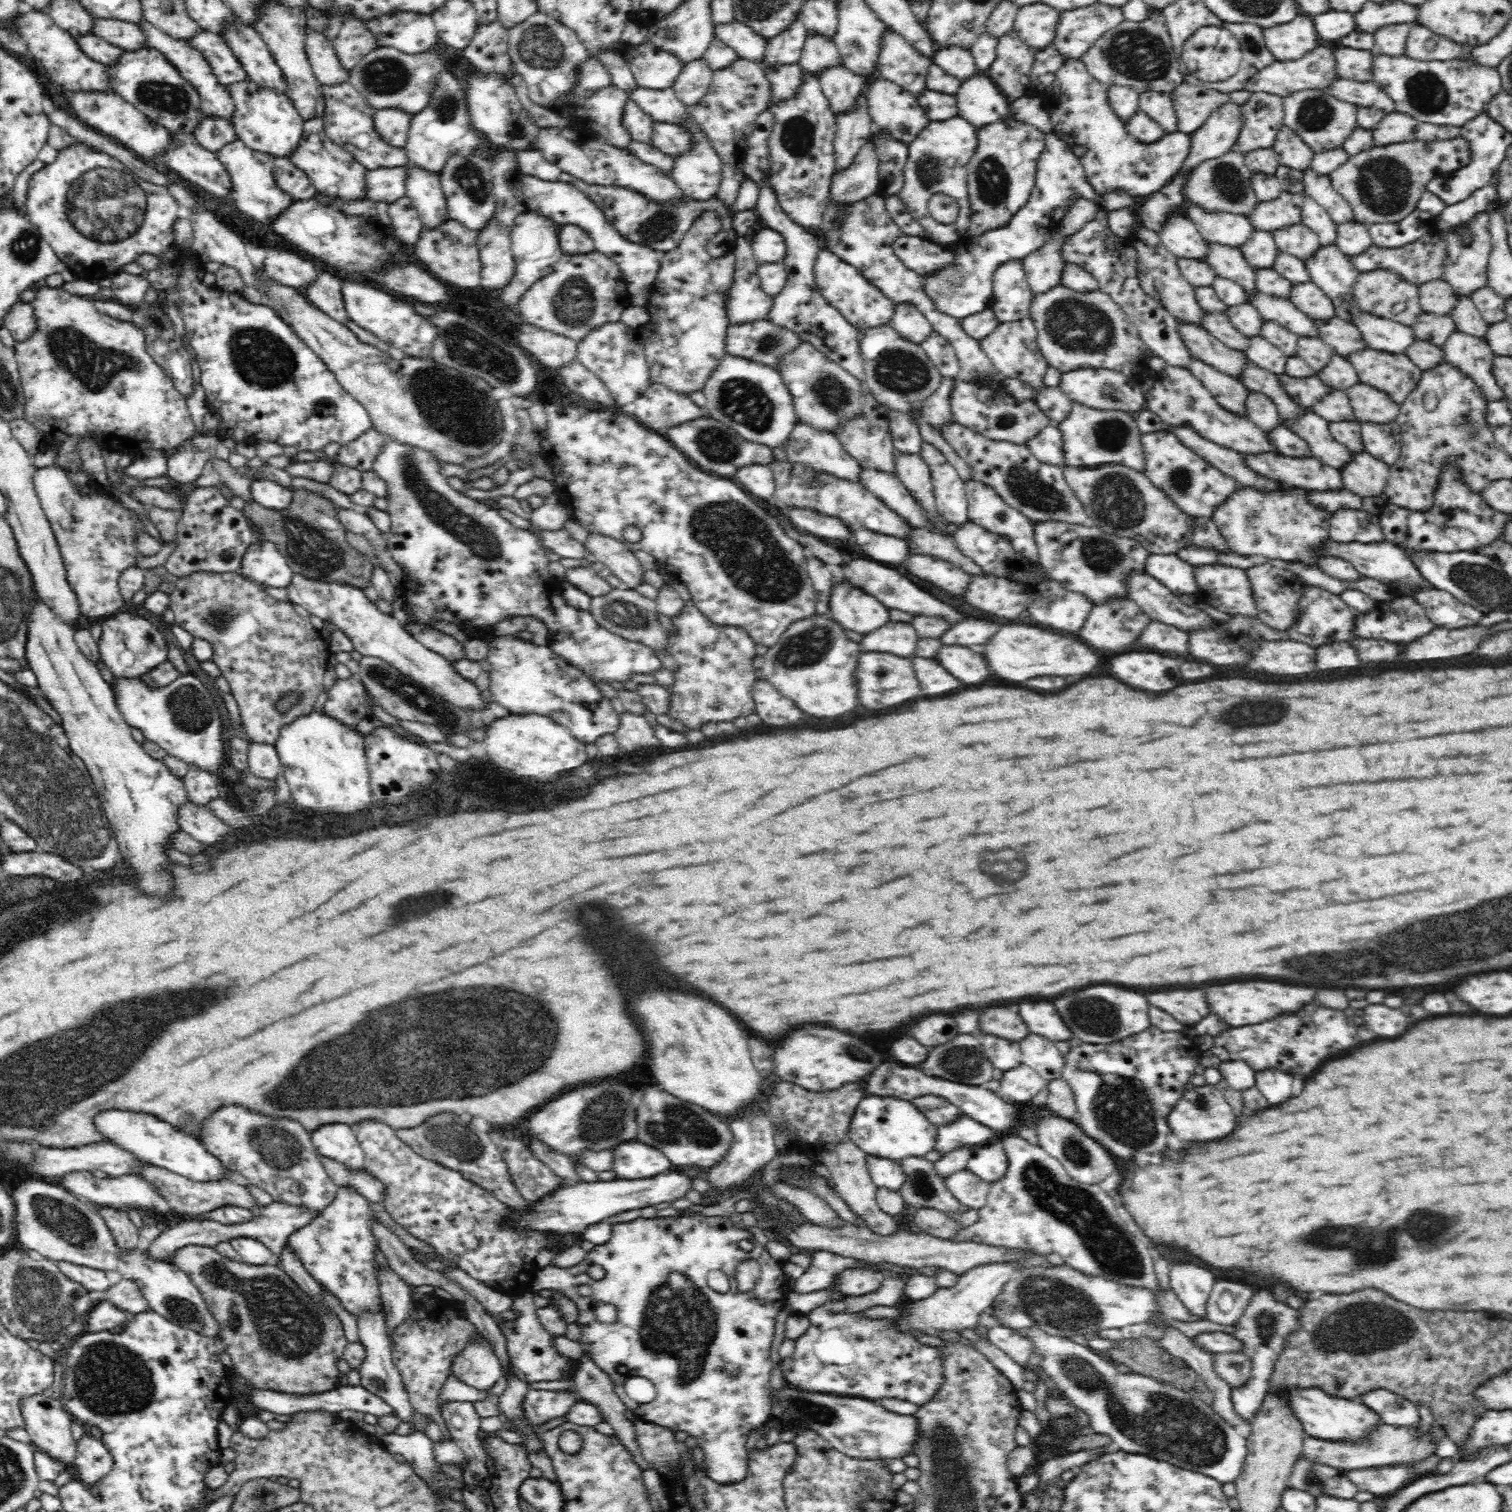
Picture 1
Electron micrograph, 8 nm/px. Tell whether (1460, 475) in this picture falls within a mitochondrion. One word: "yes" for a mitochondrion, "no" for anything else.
no

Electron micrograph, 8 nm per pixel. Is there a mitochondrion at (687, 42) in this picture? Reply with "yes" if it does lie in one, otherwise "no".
no

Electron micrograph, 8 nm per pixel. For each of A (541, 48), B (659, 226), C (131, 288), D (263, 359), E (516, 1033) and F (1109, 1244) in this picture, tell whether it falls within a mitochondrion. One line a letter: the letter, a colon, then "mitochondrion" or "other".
A: mitochondrion
B: mitochondrion
C: other
D: mitochondrion
E: mitochondrion
F: mitochondrion

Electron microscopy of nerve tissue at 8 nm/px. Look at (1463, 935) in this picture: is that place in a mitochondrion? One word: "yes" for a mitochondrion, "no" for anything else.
yes

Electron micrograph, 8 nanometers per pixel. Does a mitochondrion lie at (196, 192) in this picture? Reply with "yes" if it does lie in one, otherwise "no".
no

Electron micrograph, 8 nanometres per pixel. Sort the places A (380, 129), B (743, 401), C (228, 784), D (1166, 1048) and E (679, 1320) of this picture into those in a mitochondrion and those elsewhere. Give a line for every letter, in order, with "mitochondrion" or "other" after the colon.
A: other
B: mitochondrion
C: other
D: other
E: mitochondrion

